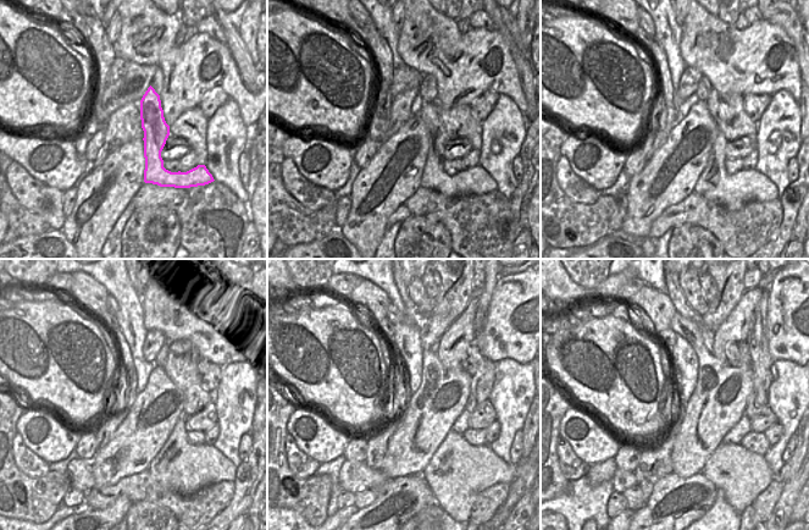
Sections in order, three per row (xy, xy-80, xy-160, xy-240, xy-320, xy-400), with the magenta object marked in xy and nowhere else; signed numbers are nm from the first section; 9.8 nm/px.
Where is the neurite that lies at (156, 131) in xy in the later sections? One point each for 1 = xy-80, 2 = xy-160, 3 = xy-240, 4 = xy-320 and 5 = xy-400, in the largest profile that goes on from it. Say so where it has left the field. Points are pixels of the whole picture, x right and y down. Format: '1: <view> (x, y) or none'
1: xy-80 (475, 181)
2: xy-160 (715, 183)
3: xy-240 (179, 465)
4: xy-320 (458, 473)
5: xy-400 (742, 475)

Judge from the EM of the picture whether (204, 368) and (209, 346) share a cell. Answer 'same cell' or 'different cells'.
different cells

